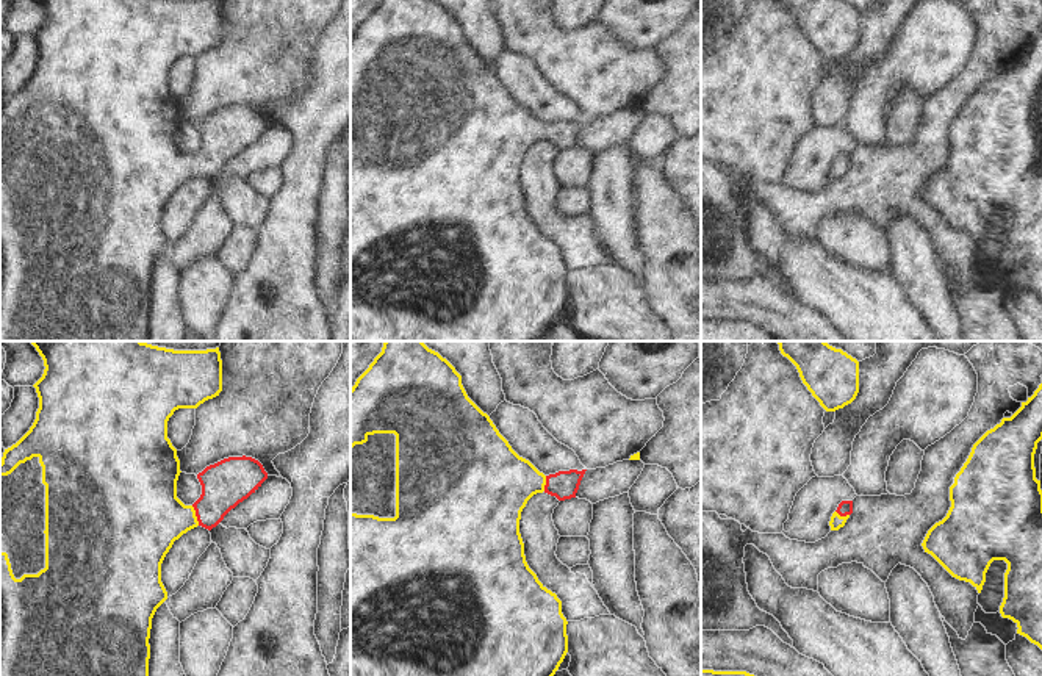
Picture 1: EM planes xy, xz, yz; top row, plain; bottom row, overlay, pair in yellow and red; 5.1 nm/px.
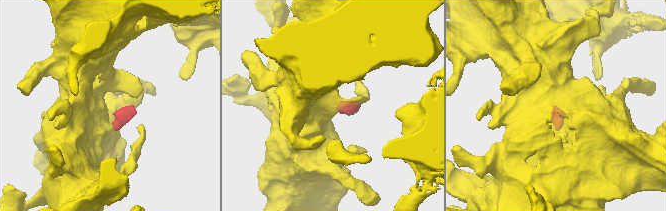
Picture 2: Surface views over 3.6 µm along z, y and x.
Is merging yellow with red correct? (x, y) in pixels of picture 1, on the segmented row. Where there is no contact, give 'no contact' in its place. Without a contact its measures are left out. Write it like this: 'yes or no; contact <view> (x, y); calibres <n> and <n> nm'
yes; contact xy (194, 515); calibres 380 and 240 nm

